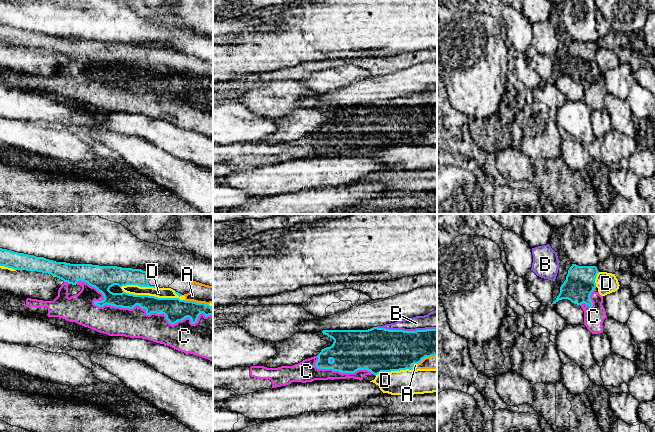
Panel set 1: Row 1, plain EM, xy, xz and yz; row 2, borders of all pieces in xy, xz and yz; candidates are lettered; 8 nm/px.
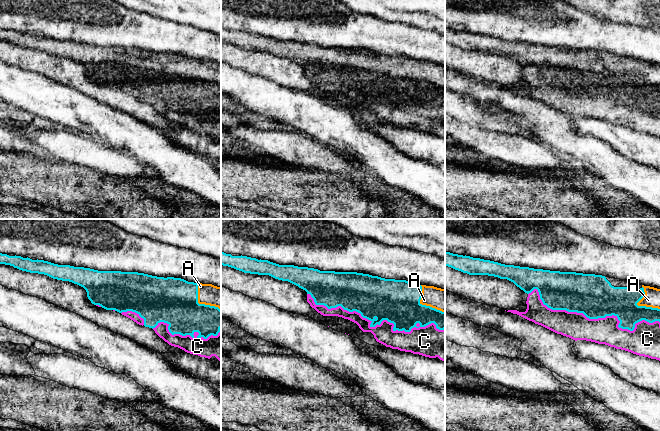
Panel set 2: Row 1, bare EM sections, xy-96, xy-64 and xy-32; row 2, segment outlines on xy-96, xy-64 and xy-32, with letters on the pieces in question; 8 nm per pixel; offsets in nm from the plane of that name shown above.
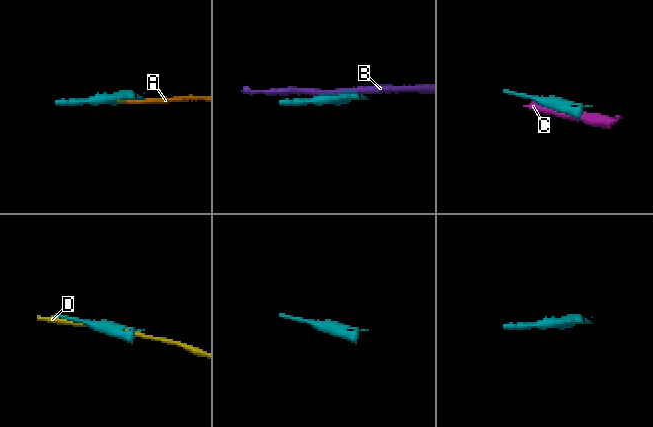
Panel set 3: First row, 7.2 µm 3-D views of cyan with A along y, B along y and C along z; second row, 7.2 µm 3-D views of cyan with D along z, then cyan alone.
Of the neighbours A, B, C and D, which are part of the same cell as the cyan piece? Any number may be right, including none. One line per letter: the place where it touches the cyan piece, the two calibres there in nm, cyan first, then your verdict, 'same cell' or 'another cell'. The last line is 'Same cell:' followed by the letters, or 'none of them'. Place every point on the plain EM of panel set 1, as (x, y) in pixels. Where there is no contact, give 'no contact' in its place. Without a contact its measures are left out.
A: contact xy (196, 78); calibres 180 and 160 nm; same cell
B: contact xz (407, 107); calibres 340 and 140 nm; another cell
C: contact xy (138, 80); calibres 150 and 240 nm; another cell
D: contact xy (154, 72); calibres 180 and 80 nm; another cell
Same cell: A

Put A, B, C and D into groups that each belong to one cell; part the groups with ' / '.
A / B / C / D

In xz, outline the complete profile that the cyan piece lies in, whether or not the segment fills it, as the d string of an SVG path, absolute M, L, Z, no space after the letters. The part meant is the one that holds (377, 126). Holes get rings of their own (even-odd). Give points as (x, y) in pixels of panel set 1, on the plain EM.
M373 103L368 106L323 106L322 109L334 118L317 131L315 141L318 145L341 149L365 145L375 152L381 148L406 145L437 145L437 105L404 107Z

